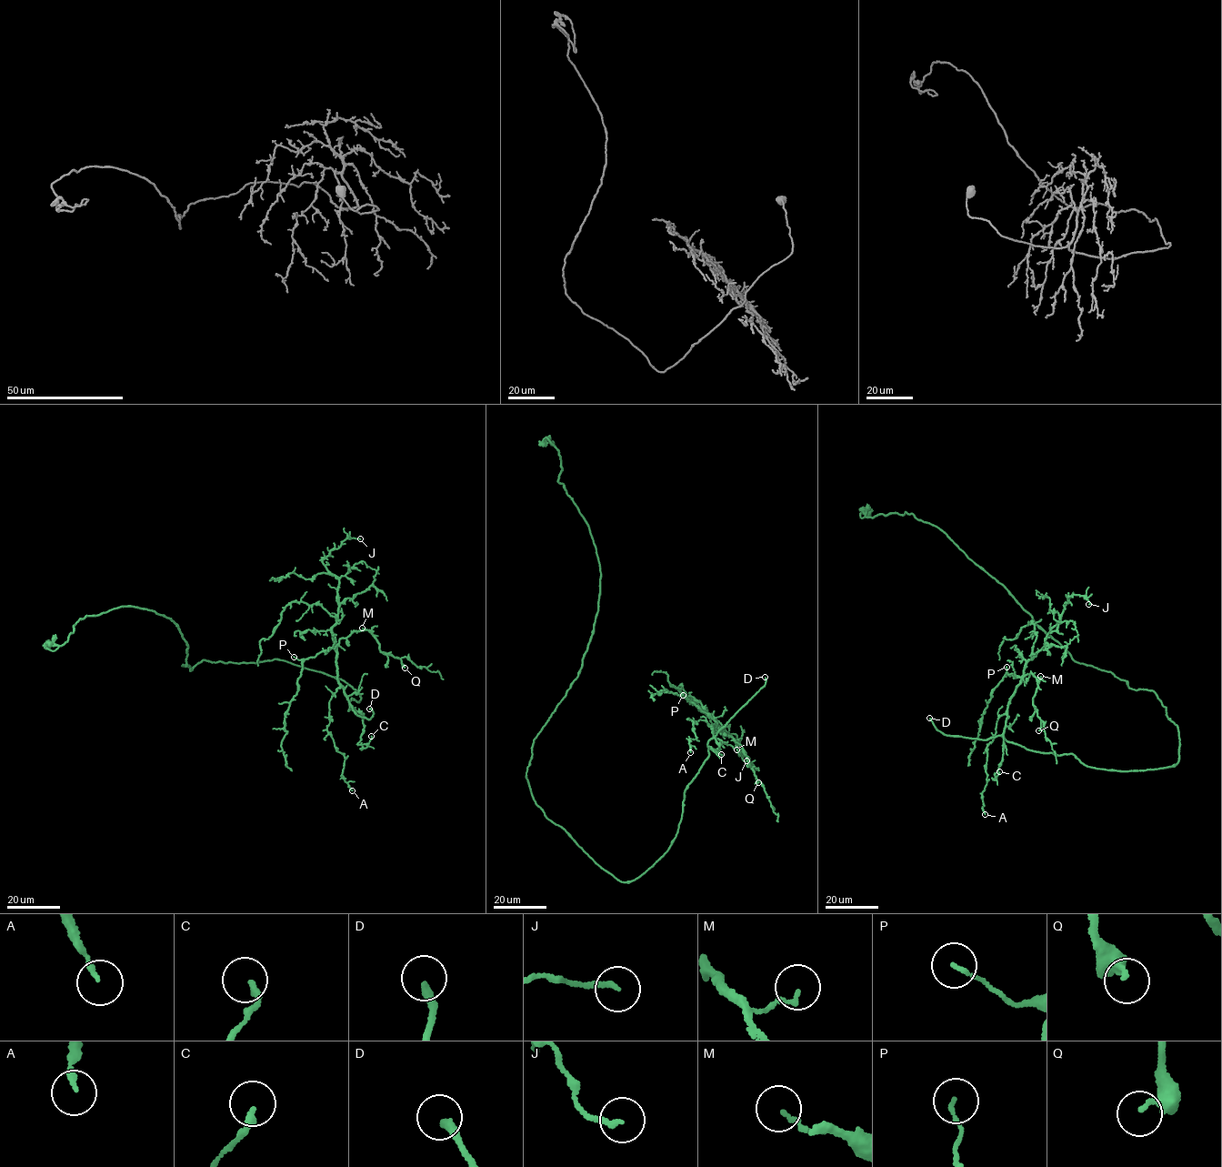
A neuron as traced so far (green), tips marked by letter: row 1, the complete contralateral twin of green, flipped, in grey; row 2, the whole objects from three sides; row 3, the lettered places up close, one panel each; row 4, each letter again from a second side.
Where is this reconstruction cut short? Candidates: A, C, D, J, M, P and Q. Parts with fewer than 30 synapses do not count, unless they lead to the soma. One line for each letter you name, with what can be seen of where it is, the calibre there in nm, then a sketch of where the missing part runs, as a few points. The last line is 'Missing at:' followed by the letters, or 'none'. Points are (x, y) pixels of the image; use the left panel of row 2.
D: place (369, 709); calibre 280 nm; course (369, 709), (360, 713), (348, 704), (325, 694), (315, 686), (311, 675)
Q: place (405, 668); calibre 280 nm; course (405, 668), (415, 708), (432, 725), (429, 745)
Missing at: D, Q

